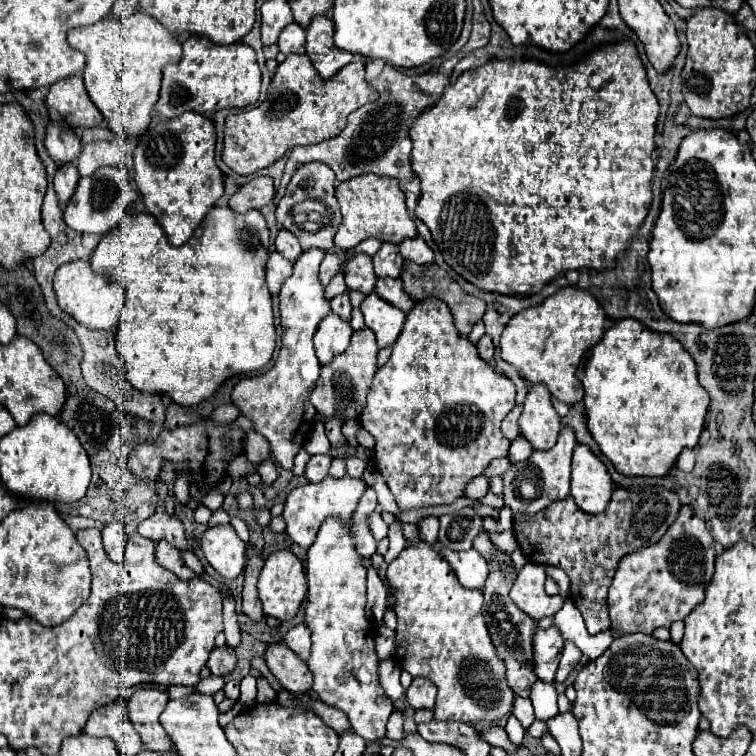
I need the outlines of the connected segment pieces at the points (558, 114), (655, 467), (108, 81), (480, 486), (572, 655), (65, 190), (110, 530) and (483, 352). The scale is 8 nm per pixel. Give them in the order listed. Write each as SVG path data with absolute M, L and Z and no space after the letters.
M620 40L616 44L608 44L608 46L600 46L592 52L588 52L580 62L572 64L568 70L550 70L544 62L536 62L536 60L512 60L512 58L506 58L506 60L488 60L484 66L480 68L474 68L474 70L468 70L468 72L462 72L458 76L458 80L450 86L446 86L442 98L426 108L424 112L420 112L416 118L414 118L414 124L410 126L410 138L414 142L414 150L412 150L412 170L414 174L420 178L420 202L416 206L416 216L430 228L432 232L432 238L436 242L436 246L440 248L442 256L444 256L444 262L454 270L458 272L464 280L472 282L474 286L478 286L480 290L488 290L488 292L500 292L500 294L510 294L510 296L530 296L530 294L538 294L544 284L548 284L552 278L564 274L566 270L578 270L578 268L592 268L592 270L610 270L610 266L614 266L614 260L620 252L626 250L626 242L638 232L638 228L642 226L644 218L648 216L648 210L650 210L650 204L652 204L652 188L650 188L650 182L652 182L652 172L654 172L654 162L652 162L652 152L656 148L654 144L654 134L656 134L656 120L658 120L658 100L648 84L648 78L646 78L646 70L644 70L644 64L642 60L638 58L638 50L636 46L630 42L630 40Z
M618 320L590 350L578 380L586 392L588 430L618 472L664 476L682 448L698 444L710 396L698 384L692 356L674 336L650 332L638 320Z
M136 10L126 18L106 16L96 24L72 28L68 30L68 44L86 54L84 84L108 126L122 136L144 132L158 100L162 68L182 56L176 36L146 12Z
M478 476L474 480L470 480L470 484L466 486L466 492L464 492L464 498L470 498L470 500L480 500L488 490L488 480L484 476Z
M566 642L564 650L562 650L562 658L560 658L560 666L556 672L556 682L564 682L568 678L568 674L578 666L580 662L580 650L574 642Z
M66 164L66 166L60 166L60 168L56 170L54 190L56 190L56 194L58 194L58 200L60 200L60 206L62 206L62 208L70 202L74 190L76 190L78 180L80 180L80 176L78 176L78 170L76 170L74 164Z
M110 522L102 530L102 540L104 540L104 550L114 562L124 560L124 546L126 546L126 532L122 522Z
M484 334L484 336L480 338L480 342L478 342L476 346L478 346L478 354L482 356L482 360L490 362L490 360L492 360L492 356L494 356L494 346L492 346L492 338L490 338L488 334Z

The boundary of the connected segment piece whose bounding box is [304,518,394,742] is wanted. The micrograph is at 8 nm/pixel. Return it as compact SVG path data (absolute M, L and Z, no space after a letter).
M324 520L320 526L314 544L308 548L308 562L306 562L306 578L308 578L308 600L304 608L304 624L310 628L312 634L312 652L308 660L308 668L314 674L312 690L318 694L322 702L328 706L340 708L350 724L352 730L364 740L378 740L386 736L386 724L390 714L394 712L392 700L386 696L380 678L378 678L378 656L376 656L376 624L366 616L366 568L362 566L362 558L356 554L356 548L350 540L350 528L340 524L338 520Z

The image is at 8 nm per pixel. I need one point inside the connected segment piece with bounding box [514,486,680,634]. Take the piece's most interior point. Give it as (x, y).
(588, 548)

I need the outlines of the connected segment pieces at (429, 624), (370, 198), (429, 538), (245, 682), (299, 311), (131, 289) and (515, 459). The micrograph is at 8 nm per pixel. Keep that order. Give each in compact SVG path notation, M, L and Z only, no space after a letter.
M418 544L416 548L404 548L400 556L388 564L388 586L394 592L394 612L398 616L396 630L396 658L404 670L412 676L428 676L436 688L436 720L458 720L458 722L482 722L498 720L512 710L514 692L506 682L506 670L502 660L496 656L484 616L482 616L482 590L466 590L458 584L454 570L440 552Z
M364 174L354 180L346 180L336 188L336 198L342 210L342 224L334 236L334 244L340 250L352 250L362 240L376 238L380 242L400 244L406 238L414 238L416 224L408 216L406 196L396 178L380 178L376 174Z
M428 516L424 520L418 522L418 530L420 530L420 536L422 540L426 540L428 544L434 544L438 540L438 528L440 528L440 522L436 516Z
M244 676L240 682L240 704L254 706L256 704L256 678Z
M310 248L302 252L302 256L294 264L294 274L282 284L280 290L280 318L282 318L282 348L278 360L266 374L258 374L252 378L242 378L234 384L232 404L252 420L254 432L264 436L270 444L270 460L278 462L280 468L292 470L294 456L306 442L306 414L308 414L308 396L310 388L314 388L314 380L318 380L320 362L314 352L314 332L318 324L330 314L330 298L324 296L326 286L318 278L318 266L322 262L324 252L318 248Z
M212 206L184 246L172 246L158 220L148 212L126 214L114 230L104 234L90 264L96 274L110 276L126 286L126 310L115 336L116 351L124 361L130 384L140 392L168 394L180 406L194 406L208 400L226 378L260 370L272 358L276 346L272 296L264 272L268 254L270 232L262 212L240 214L228 206Z
M518 436L518 438L512 442L512 446L510 446L510 454L508 454L508 458L510 458L512 464L526 462L526 460L530 458L532 450L534 450L534 448L530 446L530 442L528 442L524 436Z

